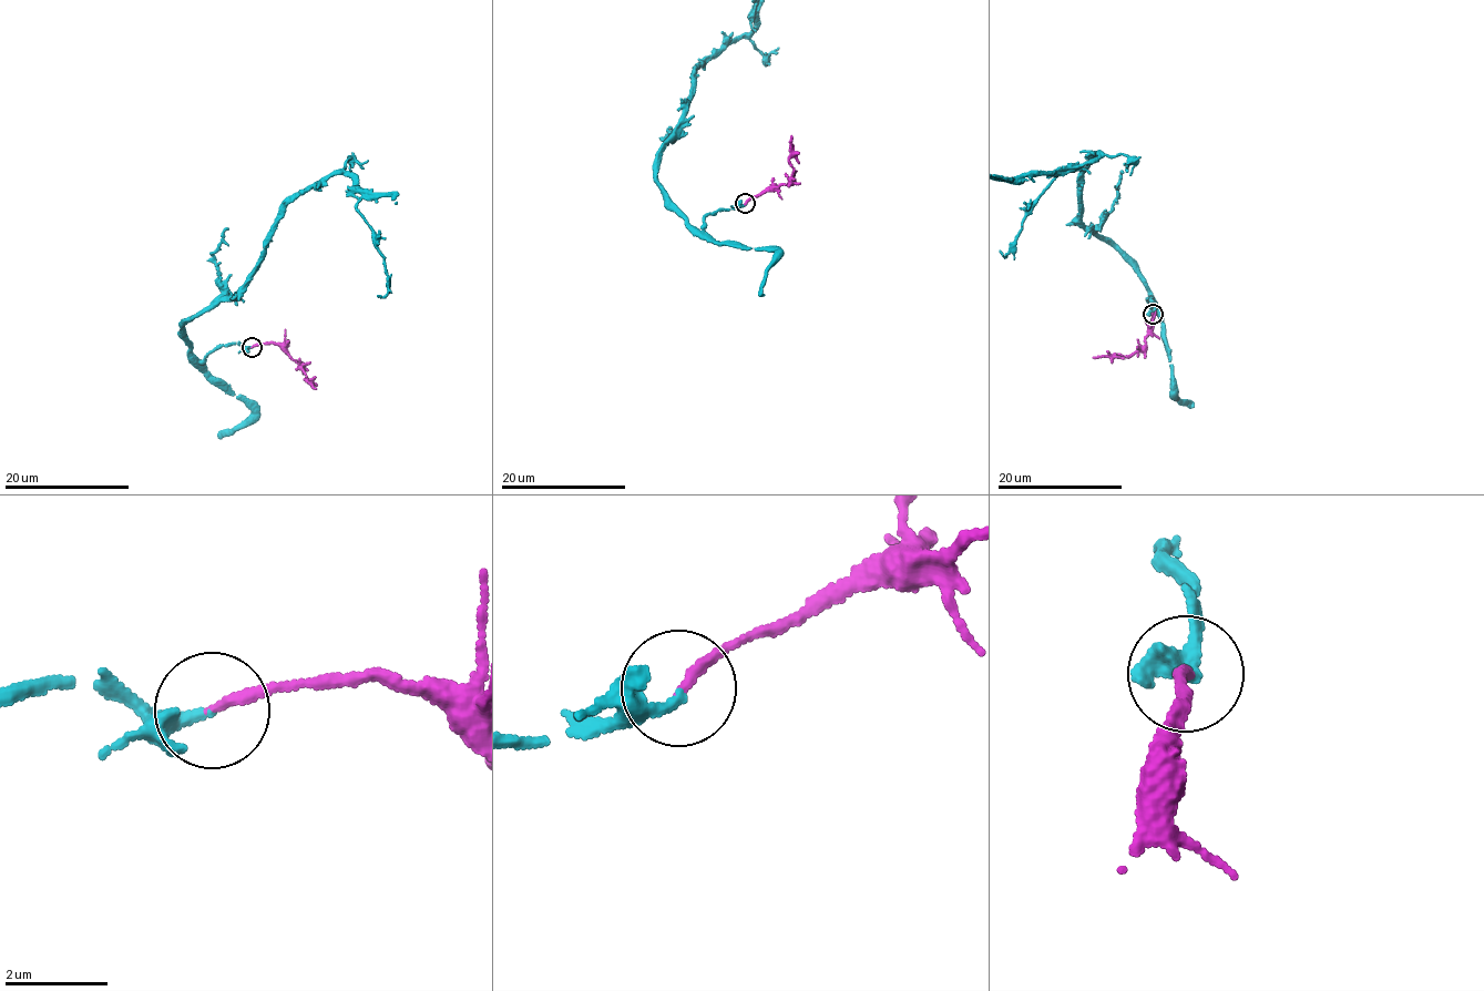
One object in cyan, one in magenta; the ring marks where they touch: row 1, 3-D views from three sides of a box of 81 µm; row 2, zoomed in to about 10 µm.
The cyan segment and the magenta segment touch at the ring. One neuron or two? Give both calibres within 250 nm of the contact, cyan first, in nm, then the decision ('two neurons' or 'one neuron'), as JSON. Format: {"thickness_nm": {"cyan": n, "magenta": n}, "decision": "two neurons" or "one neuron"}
{"thickness_nm": {"cyan": 190, "magenta": 200}, "decision": "one neuron"}

